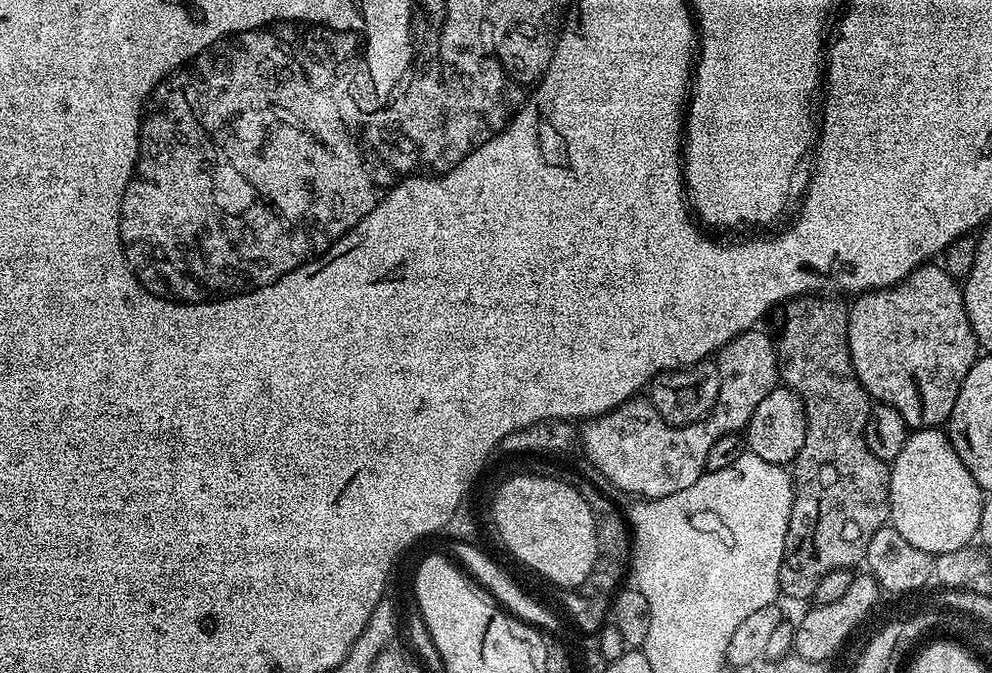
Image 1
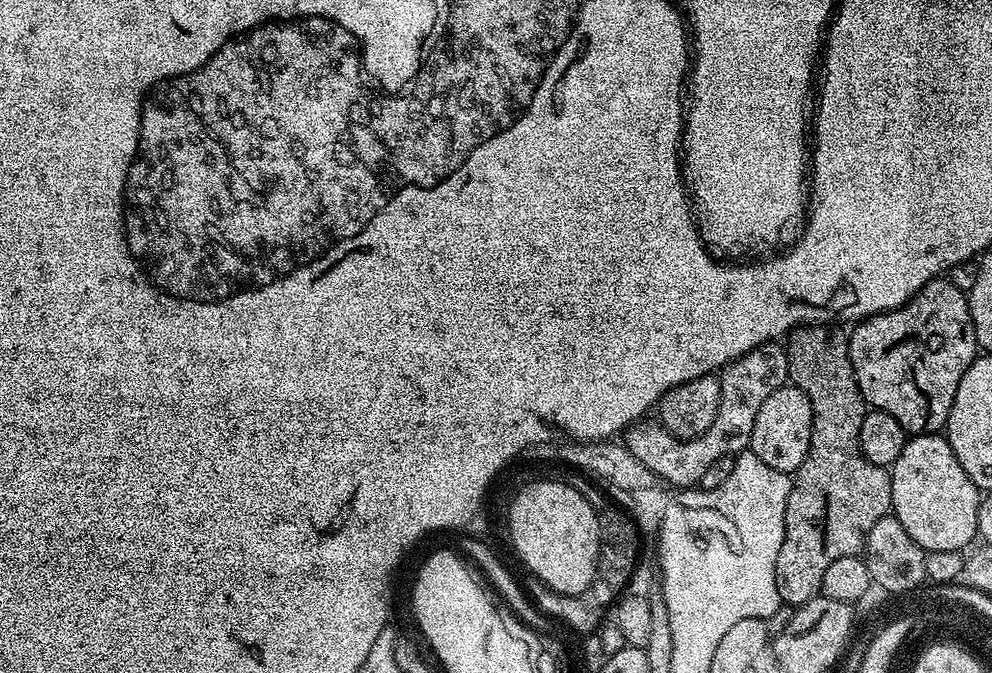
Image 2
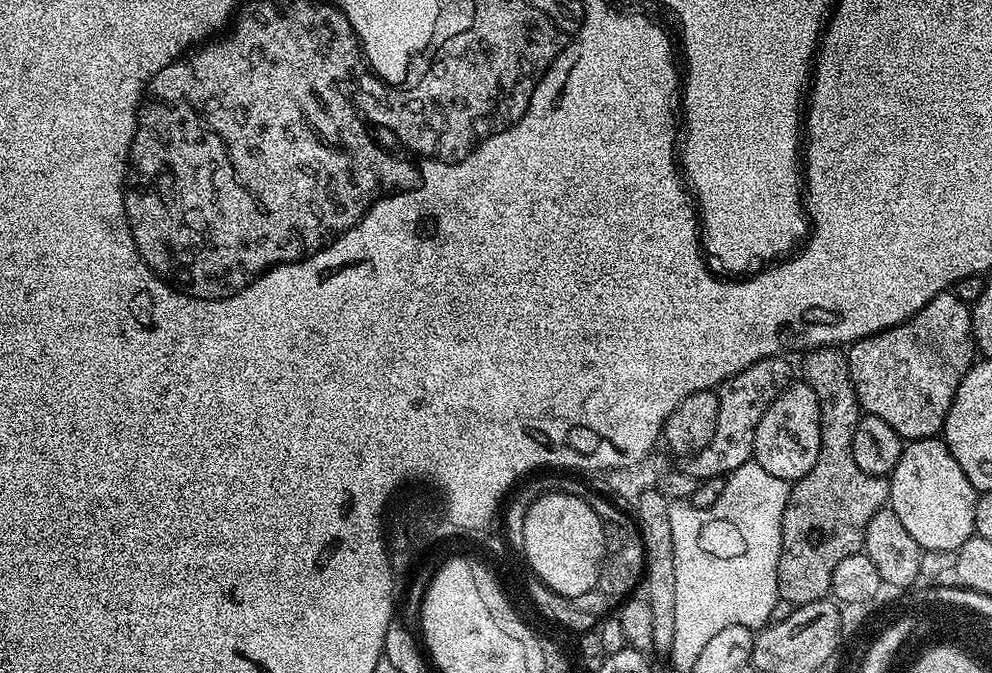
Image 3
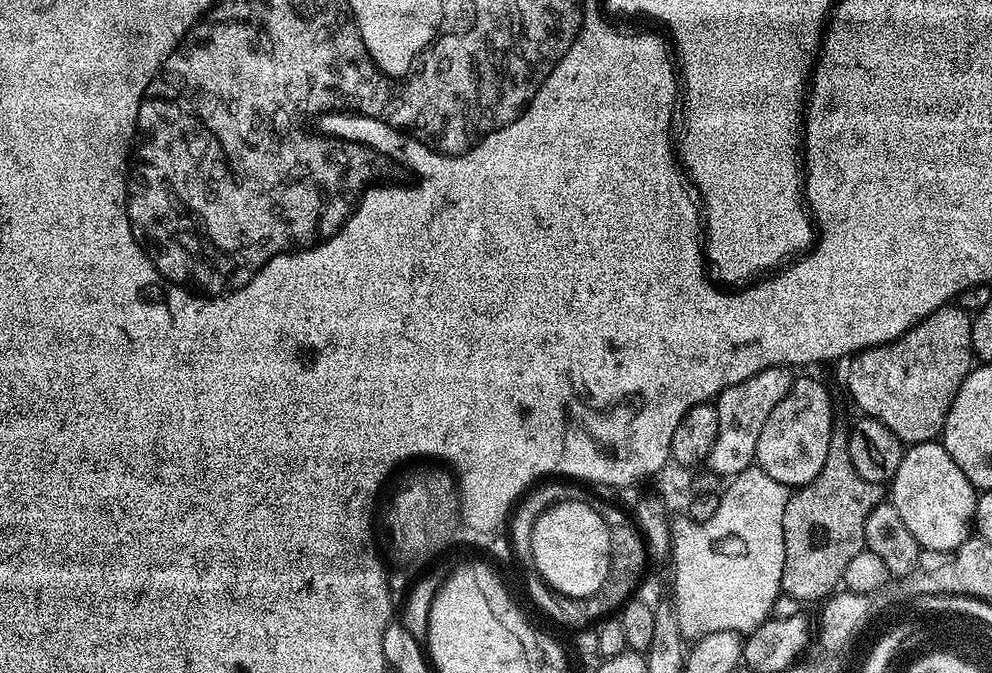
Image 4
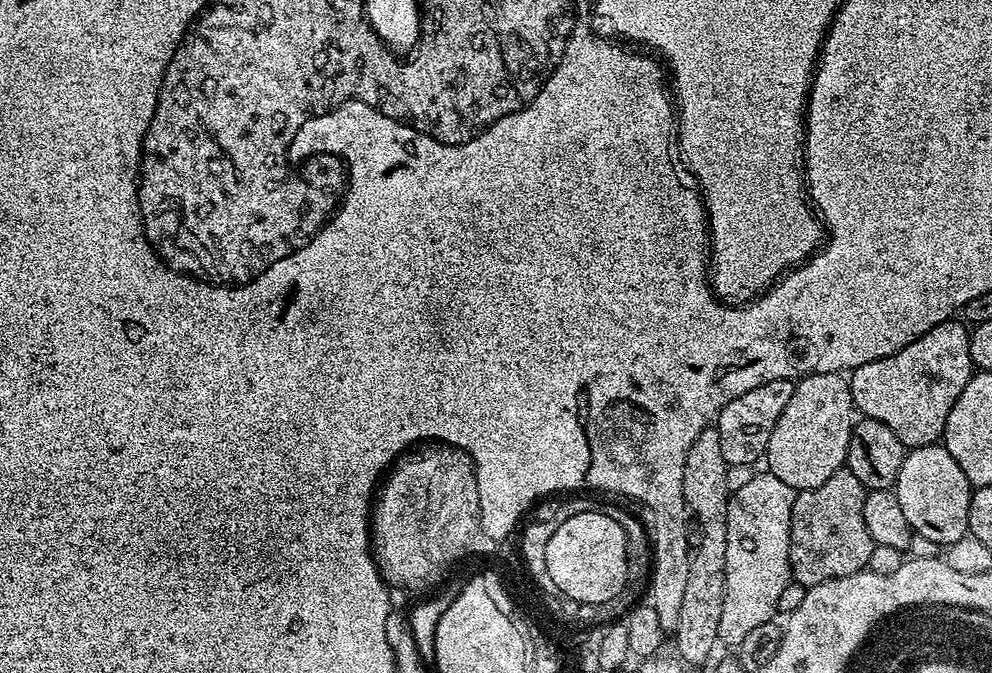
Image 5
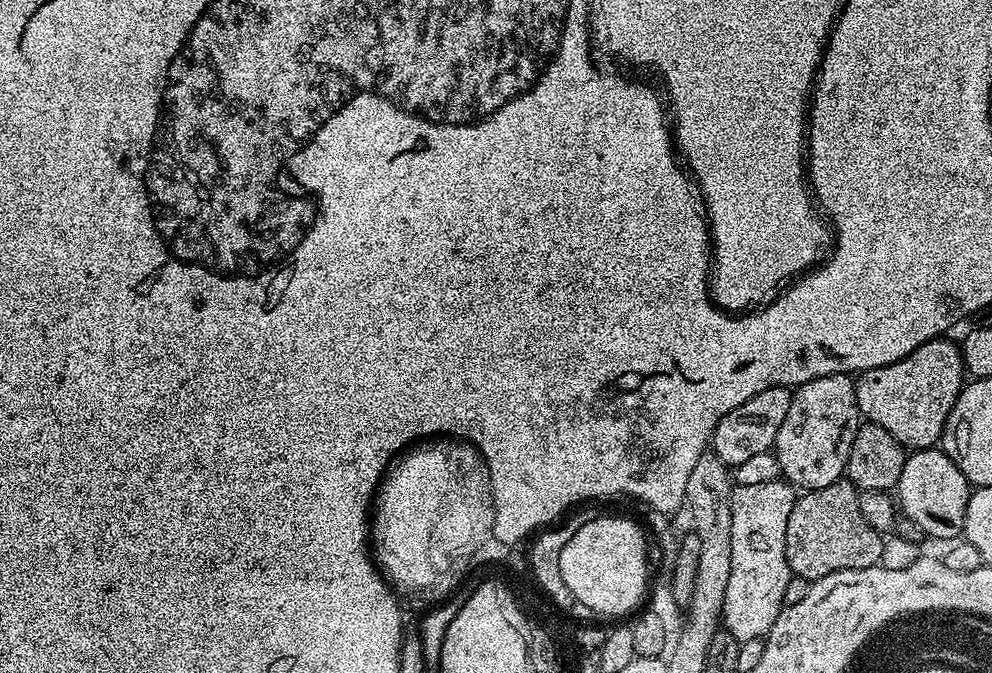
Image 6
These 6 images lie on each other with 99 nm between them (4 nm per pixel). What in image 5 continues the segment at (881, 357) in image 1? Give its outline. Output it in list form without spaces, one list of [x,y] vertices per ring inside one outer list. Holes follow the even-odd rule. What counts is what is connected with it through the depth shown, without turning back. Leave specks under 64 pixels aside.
[[[953,318],[926,330],[922,338],[894,354],[851,369],[855,411],[861,417],[890,426],[905,449],[937,443],[944,435],[946,418],[950,418],[958,394],[966,390],[966,382],[970,382],[974,375],[969,335],[969,329]]]

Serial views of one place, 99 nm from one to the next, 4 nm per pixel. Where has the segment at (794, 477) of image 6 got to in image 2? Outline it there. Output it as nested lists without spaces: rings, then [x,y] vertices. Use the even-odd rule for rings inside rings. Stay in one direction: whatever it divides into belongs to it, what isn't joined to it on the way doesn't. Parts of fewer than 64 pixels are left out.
[[[785,386],[774,390],[762,407],[758,409],[758,418],[754,418],[754,434],[750,450],[779,472],[794,474],[802,466],[806,454],[810,450],[810,434],[812,433],[812,407],[810,398],[802,394],[794,386]]]

